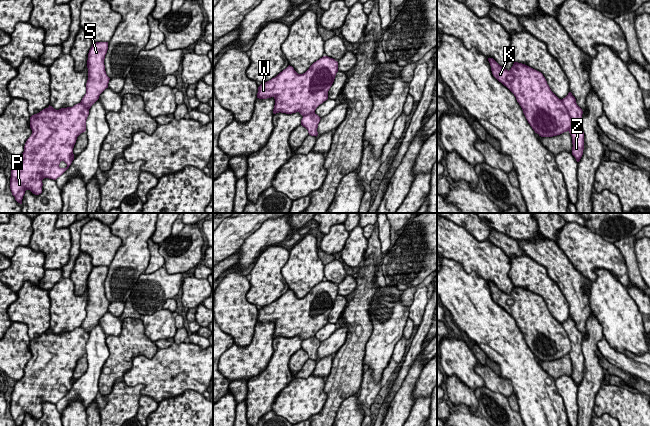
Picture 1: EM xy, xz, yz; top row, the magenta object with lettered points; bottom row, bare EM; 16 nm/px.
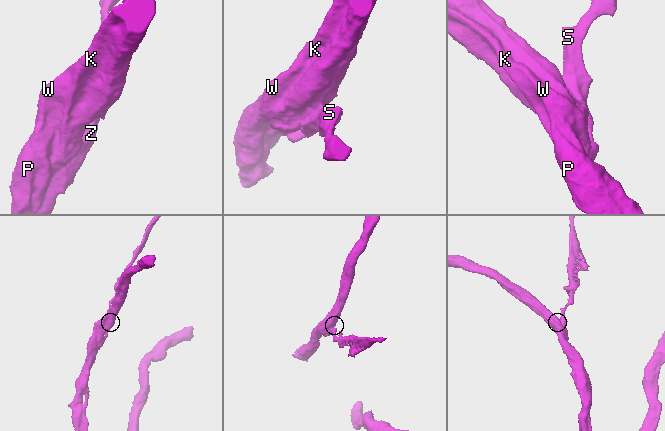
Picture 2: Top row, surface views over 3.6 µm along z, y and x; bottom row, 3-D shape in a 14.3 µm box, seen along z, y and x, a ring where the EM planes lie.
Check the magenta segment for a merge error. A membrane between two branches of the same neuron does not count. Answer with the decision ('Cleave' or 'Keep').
Keep

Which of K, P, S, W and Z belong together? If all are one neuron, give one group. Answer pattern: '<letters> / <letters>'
K P S W Z

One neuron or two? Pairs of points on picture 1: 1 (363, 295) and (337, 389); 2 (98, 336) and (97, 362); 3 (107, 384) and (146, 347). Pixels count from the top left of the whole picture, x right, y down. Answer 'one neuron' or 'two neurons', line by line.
1: one neuron
2: one neuron
3: one neuron

